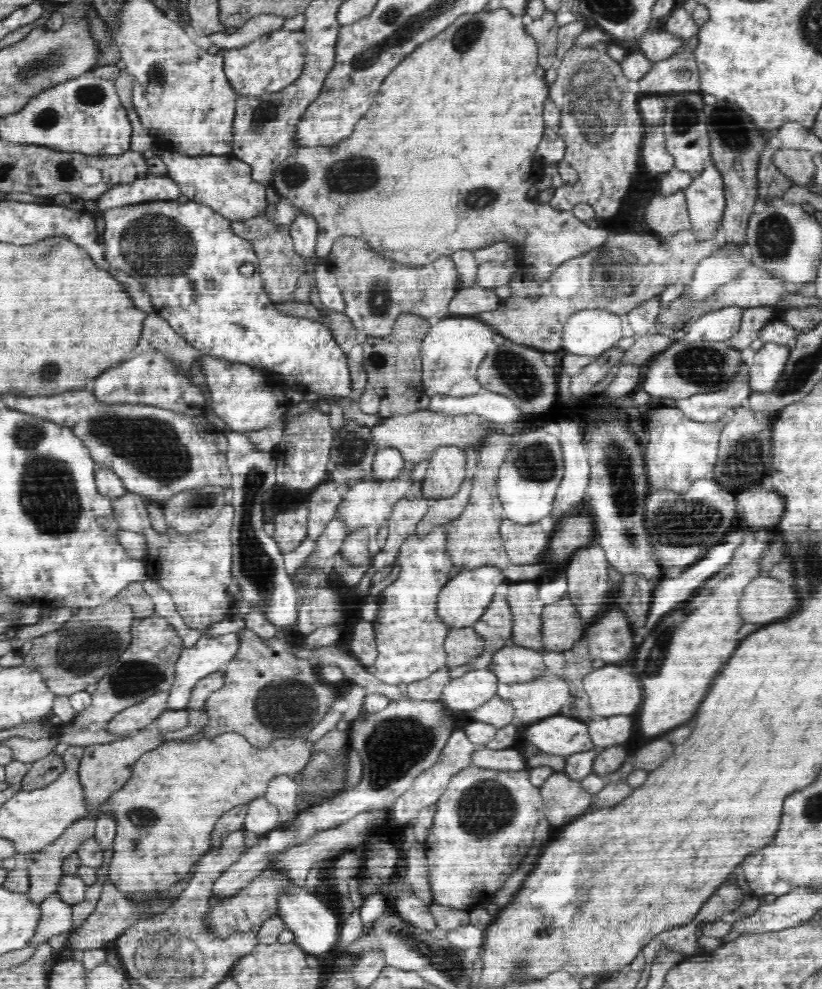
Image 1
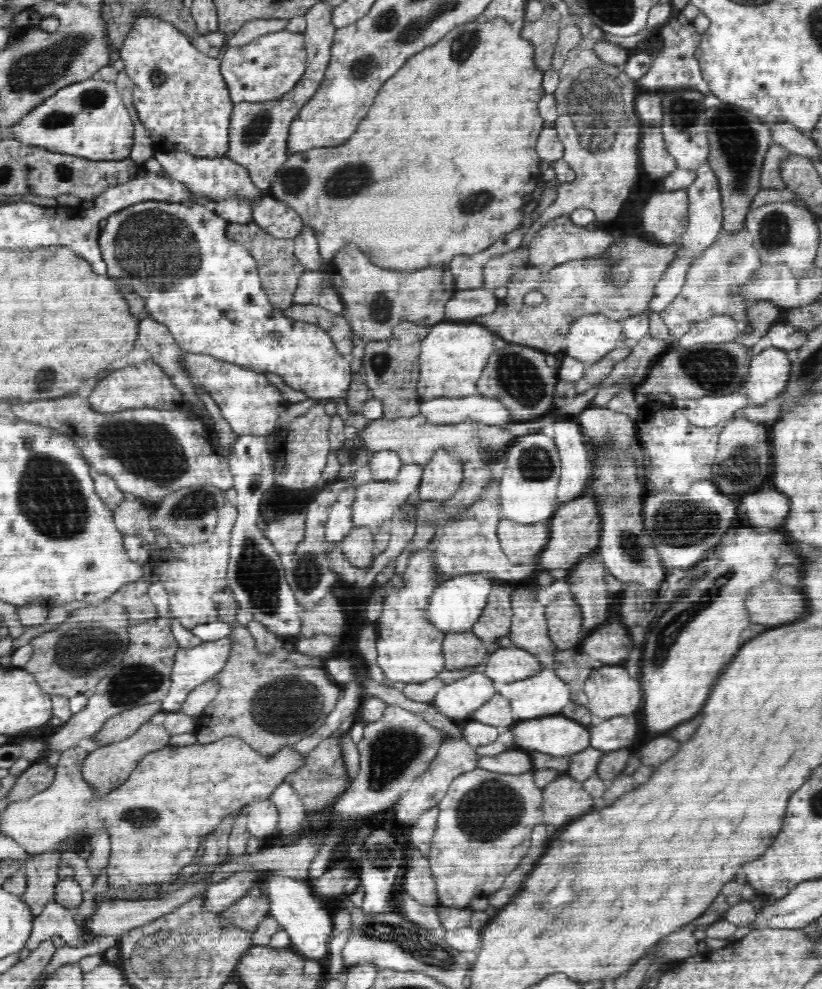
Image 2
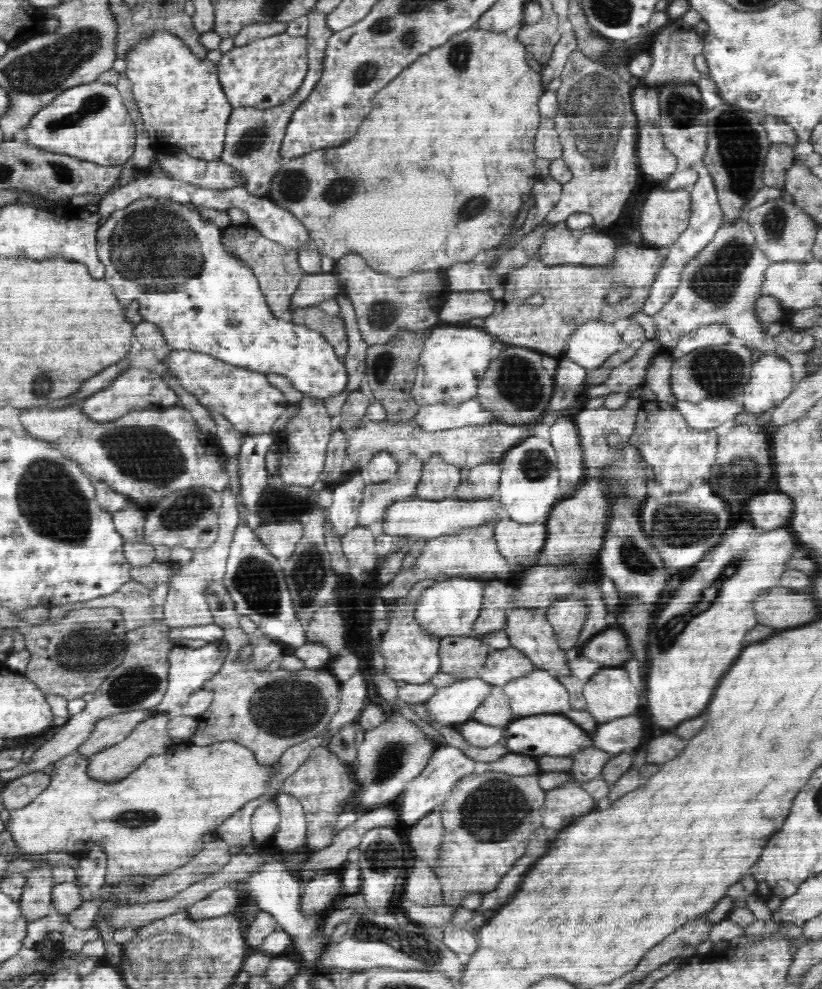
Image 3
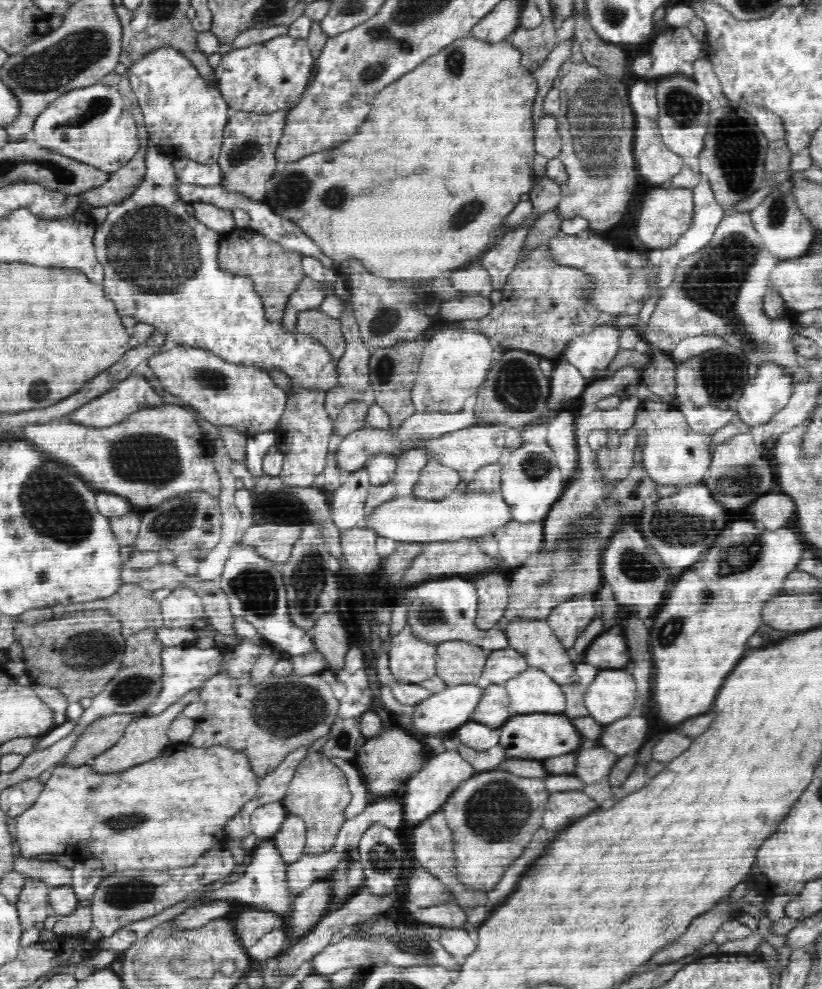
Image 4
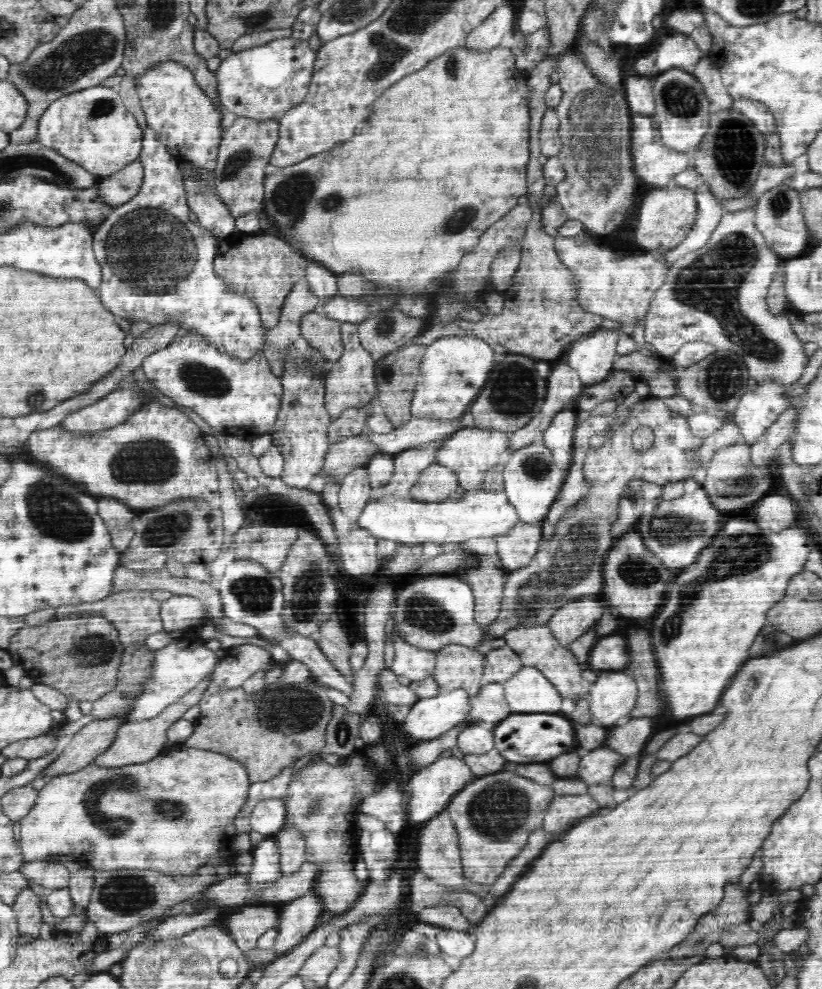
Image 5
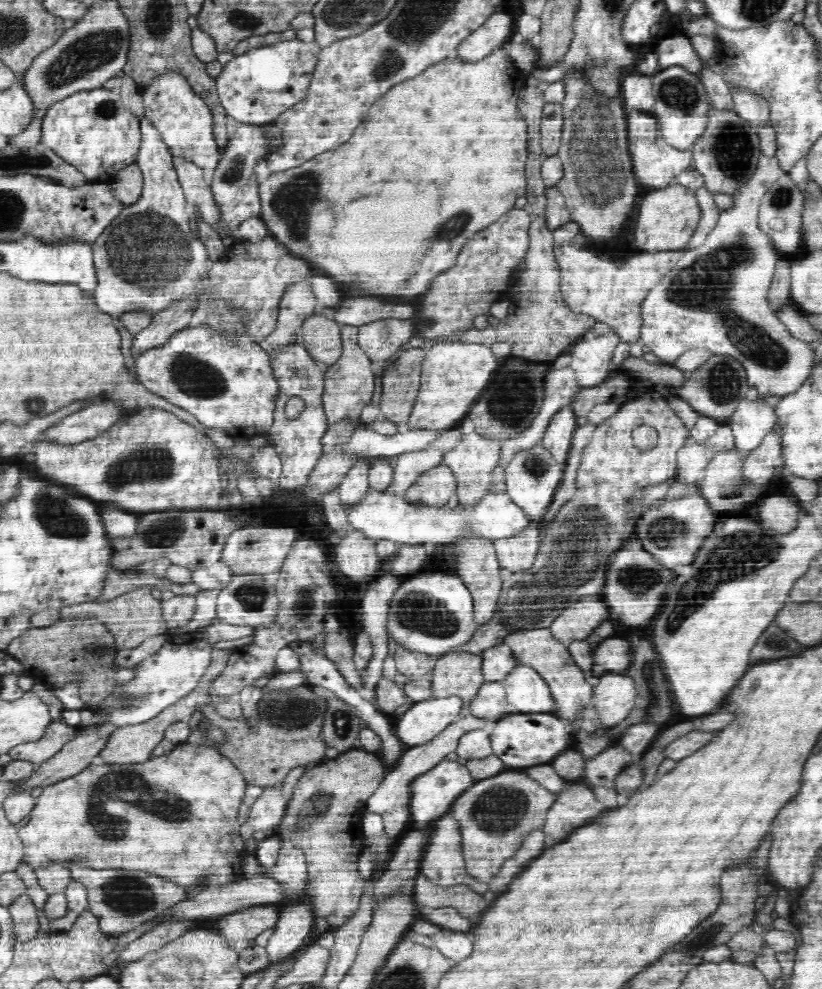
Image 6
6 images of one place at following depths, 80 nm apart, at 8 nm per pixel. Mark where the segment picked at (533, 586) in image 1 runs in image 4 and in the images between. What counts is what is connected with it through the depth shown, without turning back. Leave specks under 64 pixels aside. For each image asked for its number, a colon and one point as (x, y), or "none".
2: (529, 630)
3: (528, 630)
4: (533, 638)

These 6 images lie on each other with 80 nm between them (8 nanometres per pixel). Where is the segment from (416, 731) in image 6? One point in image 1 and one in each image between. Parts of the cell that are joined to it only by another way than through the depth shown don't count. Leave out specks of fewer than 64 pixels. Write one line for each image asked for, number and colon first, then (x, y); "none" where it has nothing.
1: (466, 693)
2: (458, 700)
3: (453, 704)
4: (445, 711)
5: (429, 718)

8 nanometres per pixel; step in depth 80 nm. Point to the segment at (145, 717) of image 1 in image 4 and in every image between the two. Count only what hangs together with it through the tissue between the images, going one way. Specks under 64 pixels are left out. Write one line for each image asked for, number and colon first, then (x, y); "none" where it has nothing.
2: (122, 726)
3: (109, 731)
4: (100, 736)

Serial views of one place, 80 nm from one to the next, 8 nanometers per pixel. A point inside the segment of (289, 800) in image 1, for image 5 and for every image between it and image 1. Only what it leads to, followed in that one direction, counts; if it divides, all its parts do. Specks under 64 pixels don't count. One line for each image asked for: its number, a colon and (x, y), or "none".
2: (288, 802)
3: (290, 837)
4: (290, 840)
5: (291, 844)

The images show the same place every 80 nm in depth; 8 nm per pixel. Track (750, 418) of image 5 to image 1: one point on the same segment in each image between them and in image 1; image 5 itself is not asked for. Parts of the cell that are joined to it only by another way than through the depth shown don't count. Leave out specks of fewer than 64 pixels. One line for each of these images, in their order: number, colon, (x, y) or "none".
1: (769, 362)
2: (769, 370)
3: (771, 380)
4: (771, 389)

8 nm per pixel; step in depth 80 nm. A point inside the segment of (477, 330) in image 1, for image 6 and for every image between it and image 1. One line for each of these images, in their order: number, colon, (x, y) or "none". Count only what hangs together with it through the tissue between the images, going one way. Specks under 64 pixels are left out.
2: (452, 356)
3: (454, 358)
4: (455, 362)
5: (454, 369)
6: (454, 374)

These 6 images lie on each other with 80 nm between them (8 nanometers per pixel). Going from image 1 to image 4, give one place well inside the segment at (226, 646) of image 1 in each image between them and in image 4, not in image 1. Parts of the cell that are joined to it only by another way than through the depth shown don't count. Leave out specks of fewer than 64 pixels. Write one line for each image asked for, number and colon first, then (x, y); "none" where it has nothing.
2: (192, 667)
3: (190, 668)
4: (186, 667)

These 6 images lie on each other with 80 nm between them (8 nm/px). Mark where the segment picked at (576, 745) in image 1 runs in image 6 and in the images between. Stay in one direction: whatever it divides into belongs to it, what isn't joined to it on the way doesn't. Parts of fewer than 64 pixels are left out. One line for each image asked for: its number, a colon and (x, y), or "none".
2: (555, 735)
3: (554, 735)
4: (530, 737)
5: (521, 738)
6: (519, 739)

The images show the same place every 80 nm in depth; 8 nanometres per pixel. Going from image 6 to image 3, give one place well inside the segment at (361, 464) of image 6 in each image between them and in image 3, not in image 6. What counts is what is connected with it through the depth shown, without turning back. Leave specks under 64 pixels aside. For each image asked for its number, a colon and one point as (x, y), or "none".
3: (343, 512)
4: (348, 501)
5: (355, 489)

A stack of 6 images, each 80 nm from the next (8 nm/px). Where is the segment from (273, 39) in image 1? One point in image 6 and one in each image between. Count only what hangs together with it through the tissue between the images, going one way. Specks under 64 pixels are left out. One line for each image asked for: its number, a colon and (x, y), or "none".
2: (271, 65)
3: (266, 72)
4: (261, 78)
5: (262, 82)
6: (257, 86)

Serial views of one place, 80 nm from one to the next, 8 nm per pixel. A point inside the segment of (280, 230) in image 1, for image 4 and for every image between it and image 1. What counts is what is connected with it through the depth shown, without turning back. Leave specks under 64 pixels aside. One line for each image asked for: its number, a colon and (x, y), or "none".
2: (280, 271)
3: (277, 268)
4: (276, 272)

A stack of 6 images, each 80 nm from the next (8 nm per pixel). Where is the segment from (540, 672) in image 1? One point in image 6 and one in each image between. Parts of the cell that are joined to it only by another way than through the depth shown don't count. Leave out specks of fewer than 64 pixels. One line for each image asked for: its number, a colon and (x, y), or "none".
2: (505, 665)
3: (502, 666)
4: (502, 665)
5: (501, 664)
6: (498, 662)

